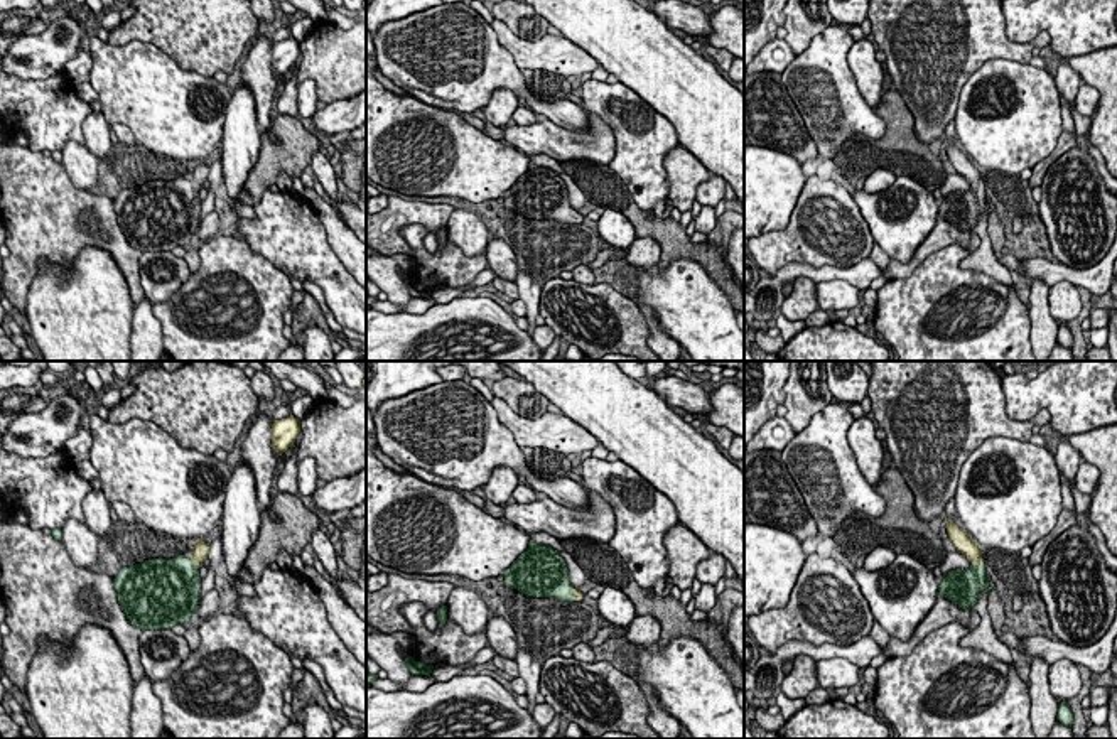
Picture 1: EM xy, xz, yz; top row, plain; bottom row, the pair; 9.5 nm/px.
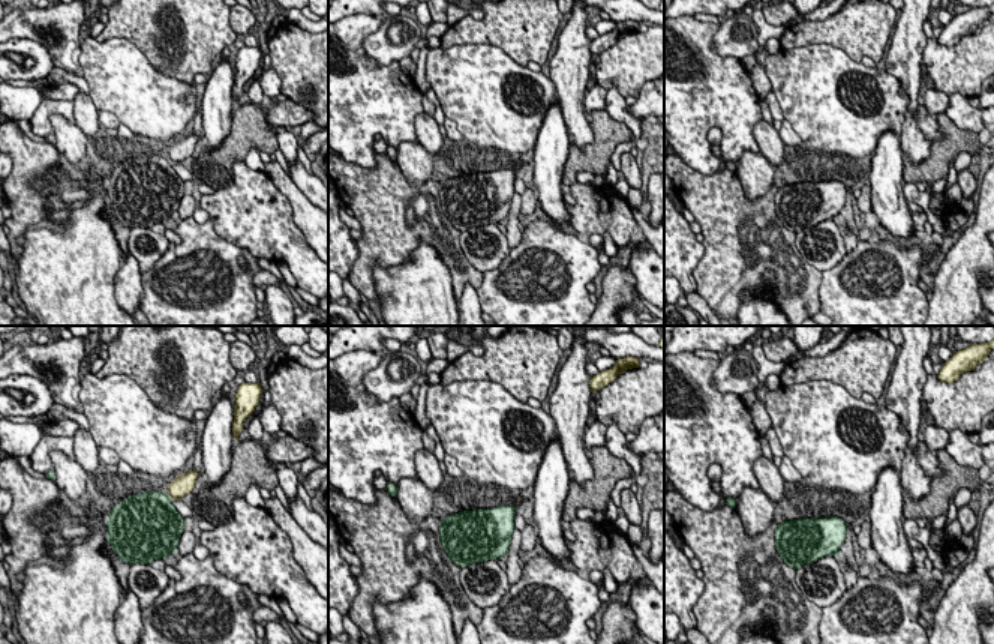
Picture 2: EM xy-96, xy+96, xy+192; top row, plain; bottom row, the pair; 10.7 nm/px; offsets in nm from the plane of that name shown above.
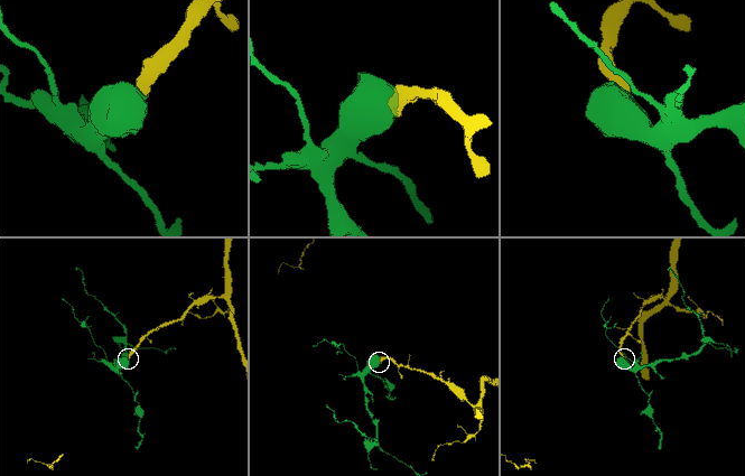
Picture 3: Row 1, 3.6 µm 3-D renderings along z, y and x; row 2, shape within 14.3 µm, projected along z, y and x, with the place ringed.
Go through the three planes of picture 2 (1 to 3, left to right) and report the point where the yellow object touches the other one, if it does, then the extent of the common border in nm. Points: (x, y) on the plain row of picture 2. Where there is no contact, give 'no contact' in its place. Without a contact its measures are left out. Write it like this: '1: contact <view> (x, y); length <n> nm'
1: no contact
2: no contact
3: no contact

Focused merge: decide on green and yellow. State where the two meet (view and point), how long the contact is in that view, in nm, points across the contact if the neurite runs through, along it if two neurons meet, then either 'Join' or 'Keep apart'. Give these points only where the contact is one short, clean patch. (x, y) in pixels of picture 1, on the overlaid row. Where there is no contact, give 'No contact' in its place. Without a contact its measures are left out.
Touches green at xy (194, 562). Shared border 150 nm. Path across: xy (176, 581), (194, 562), (201, 549). Join

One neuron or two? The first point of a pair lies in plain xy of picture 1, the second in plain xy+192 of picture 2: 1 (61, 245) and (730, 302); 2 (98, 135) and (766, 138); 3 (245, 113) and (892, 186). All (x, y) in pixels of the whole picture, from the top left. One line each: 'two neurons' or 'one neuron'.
1: one neuron
2: one neuron
3: one neuron

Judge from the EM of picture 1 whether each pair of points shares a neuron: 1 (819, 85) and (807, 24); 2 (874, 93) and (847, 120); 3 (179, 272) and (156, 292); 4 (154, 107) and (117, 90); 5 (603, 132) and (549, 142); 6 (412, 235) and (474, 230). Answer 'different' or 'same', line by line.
1: different
2: different
3: same
4: same
5: same
6: different

